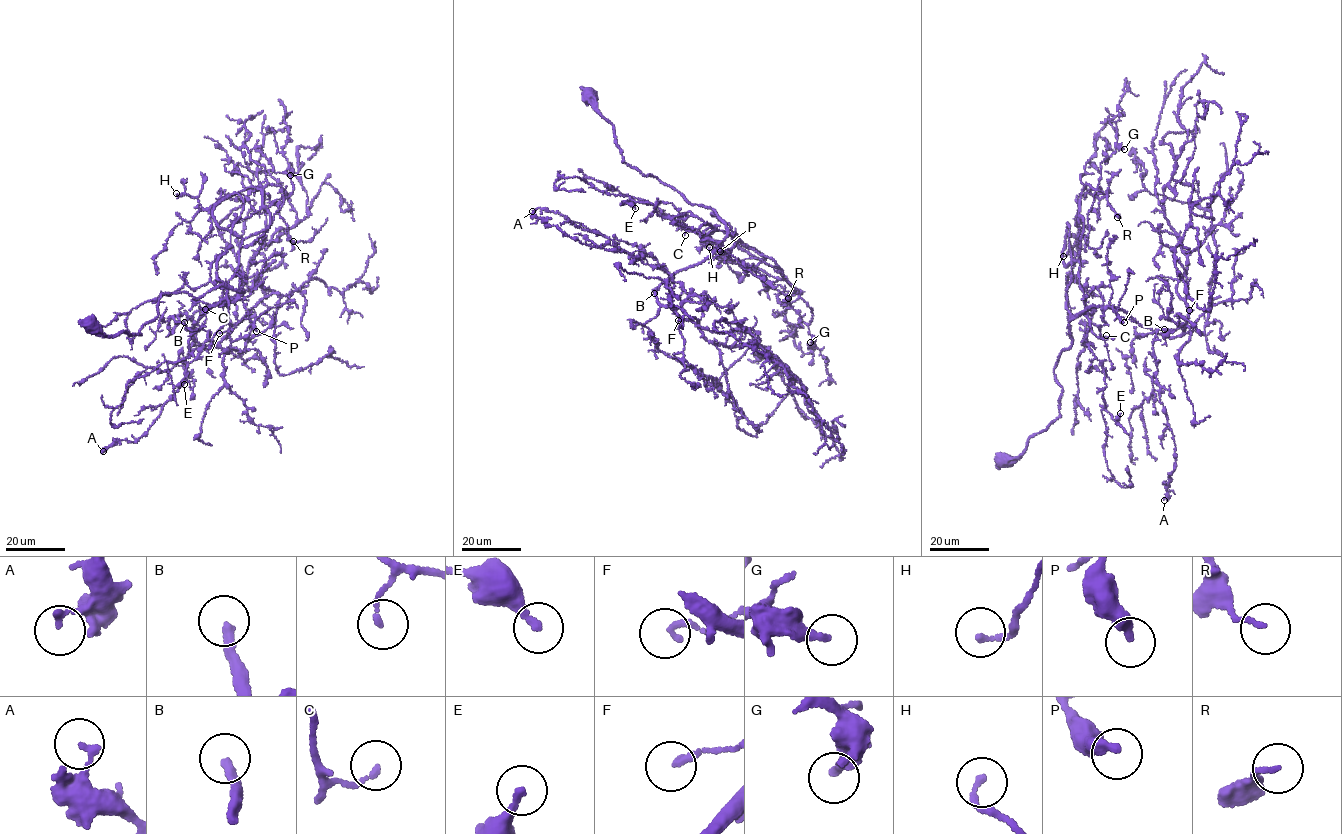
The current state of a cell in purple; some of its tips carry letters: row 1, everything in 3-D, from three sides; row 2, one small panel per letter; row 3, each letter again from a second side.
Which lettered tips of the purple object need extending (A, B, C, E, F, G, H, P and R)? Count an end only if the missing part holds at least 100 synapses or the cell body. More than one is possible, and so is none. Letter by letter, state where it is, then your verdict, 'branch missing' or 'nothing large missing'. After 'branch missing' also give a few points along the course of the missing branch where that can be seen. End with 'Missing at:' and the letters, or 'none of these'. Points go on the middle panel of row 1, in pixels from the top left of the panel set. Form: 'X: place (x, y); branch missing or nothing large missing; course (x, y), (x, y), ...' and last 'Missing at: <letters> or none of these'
A: place (532, 211); nothing large missing
B: place (654, 293); branch missing; course (654, 293), (659, 298), (652, 315), (667, 336), (684, 336), (722, 301), (730, 322), (716, 322), (718, 331)
C: place (685, 235); nothing large missing
E: place (635, 208); nothing large missing
F: place (678, 320); nothing large missing
G: place (810, 342); nothing large missing
H: place (709, 247); nothing large missing
P: place (720, 251); nothing large missing
R: place (788, 298); nothing large missing
Missing at: B

